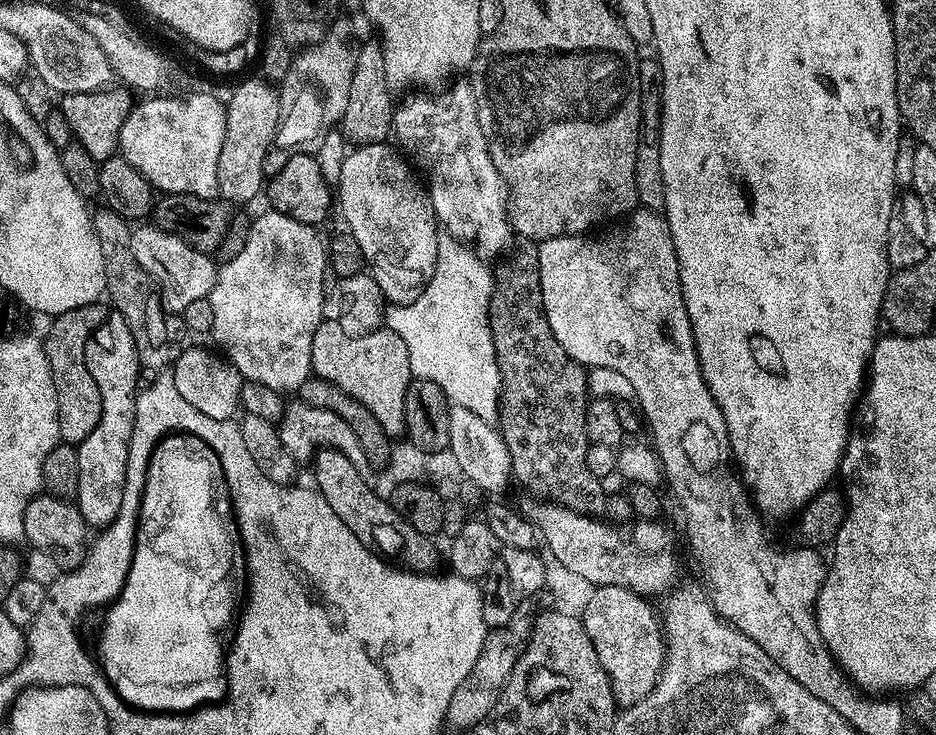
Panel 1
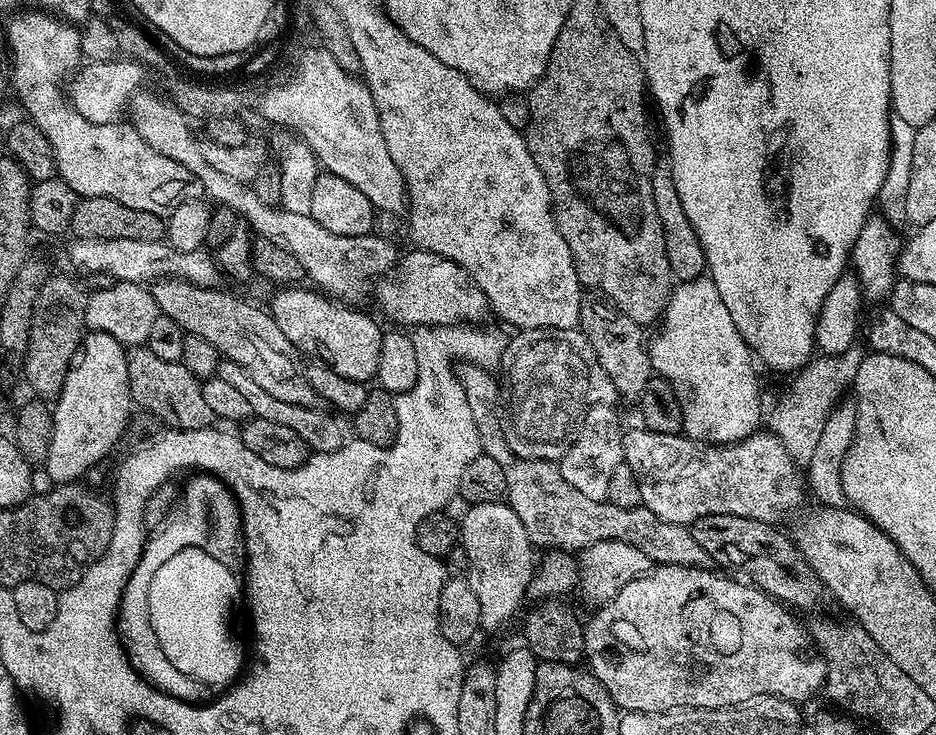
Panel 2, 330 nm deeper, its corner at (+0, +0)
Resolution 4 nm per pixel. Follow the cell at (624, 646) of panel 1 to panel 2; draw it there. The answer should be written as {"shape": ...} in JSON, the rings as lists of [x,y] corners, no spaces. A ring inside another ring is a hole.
{"shape":[[[657,564],[642,578],[634,578],[634,582],[622,586],[622,590],[618,590],[618,594],[614,594],[610,602],[595,609],[591,615],[592,617],[583,625],[584,656],[586,664],[587,662],[589,664],[587,667],[592,675],[598,678],[598,682],[602,682],[602,686],[616,703],[617,709],[624,712],[675,712],[678,708],[736,708],[739,704],[749,704],[752,700],[757,700],[759,696],[781,696],[784,700],[801,702],[800,700],[810,699],[815,692],[819,693],[824,687],[824,679],[828,677],[824,655],[817,648],[816,641],[812,639],[811,631],[807,627],[803,628],[785,605],[743,579],[733,578],[711,567]]]}

